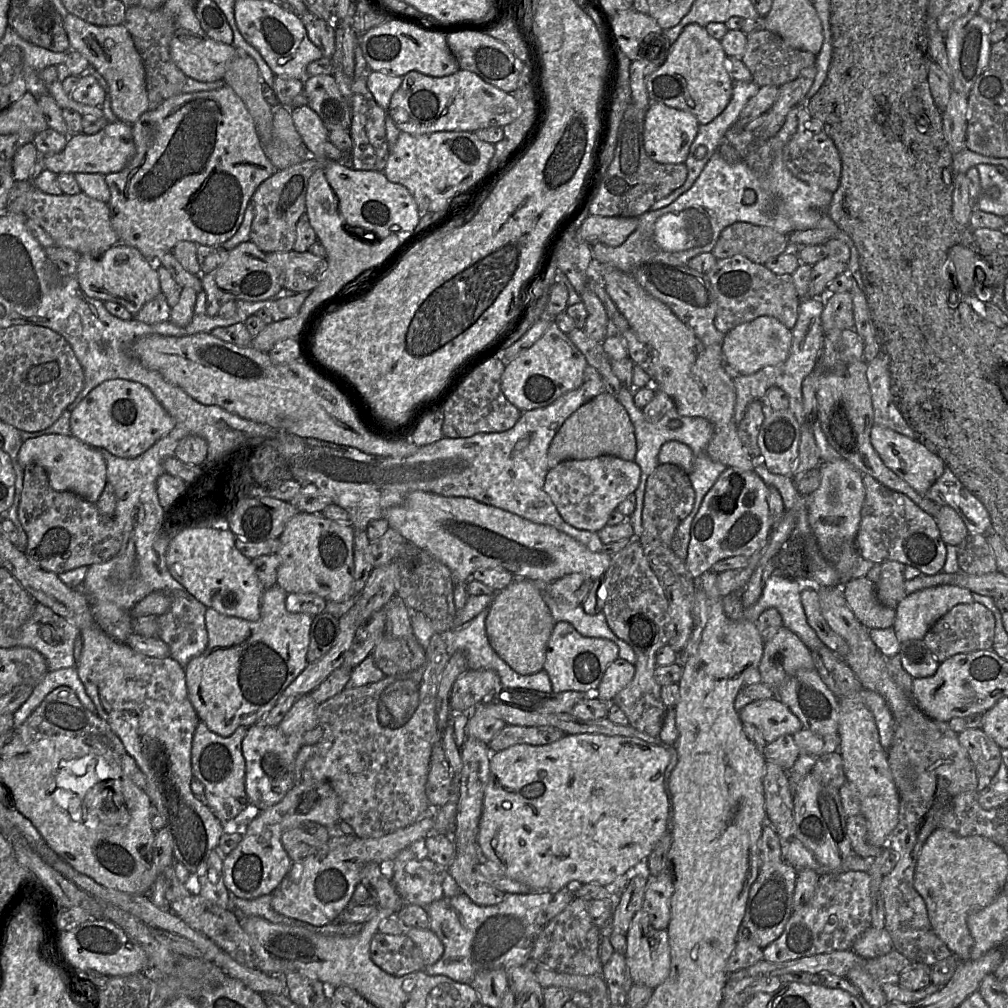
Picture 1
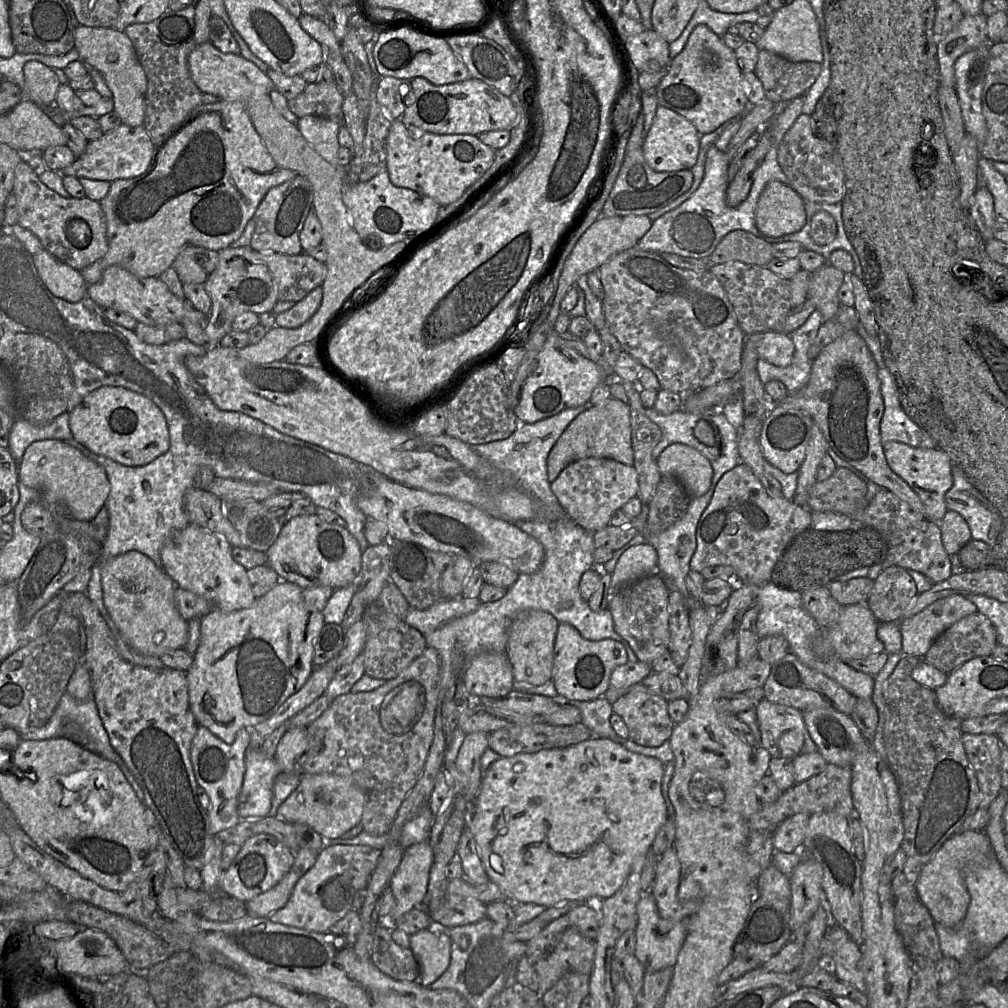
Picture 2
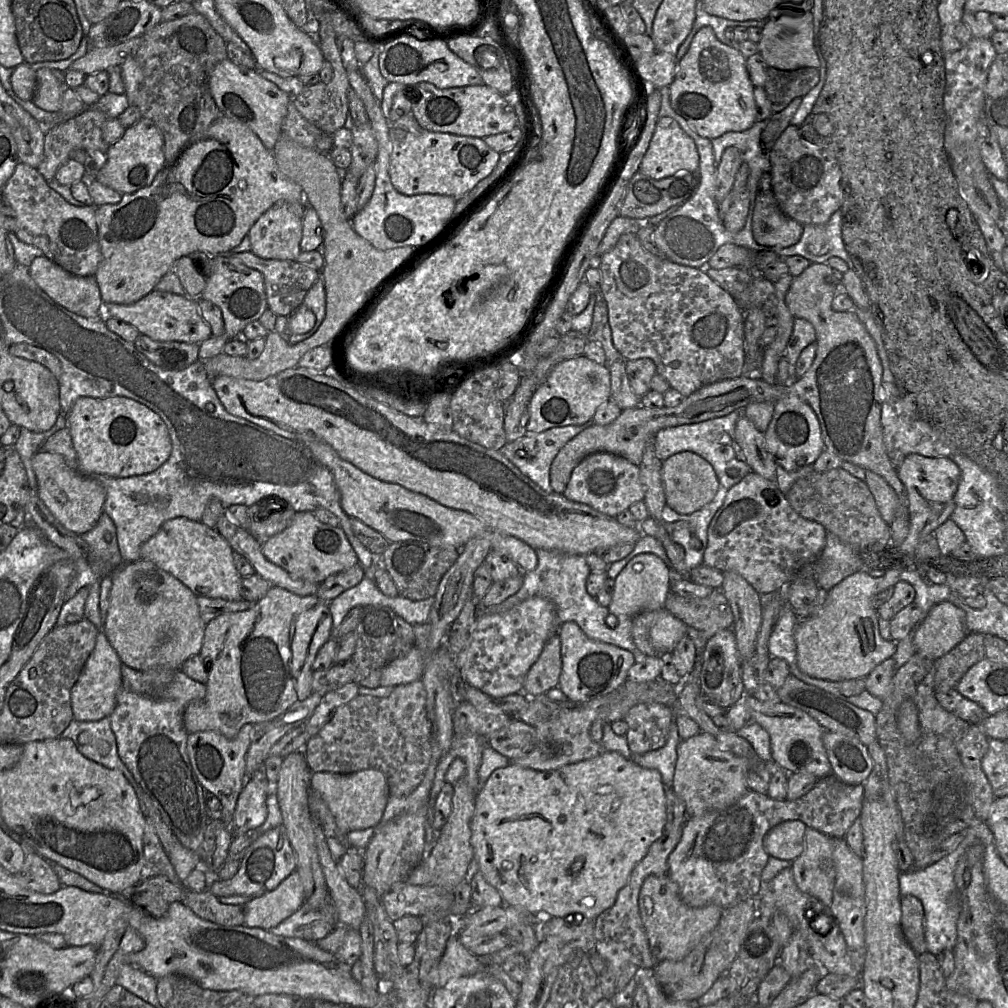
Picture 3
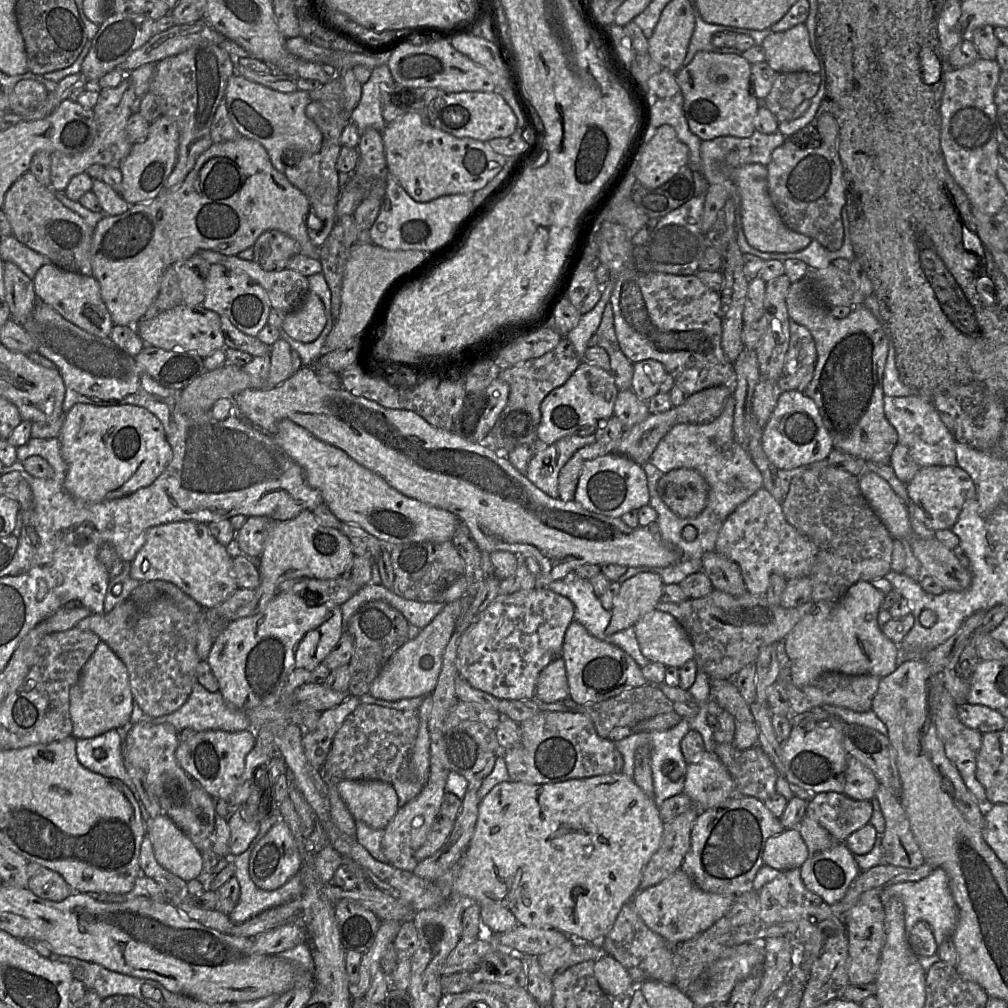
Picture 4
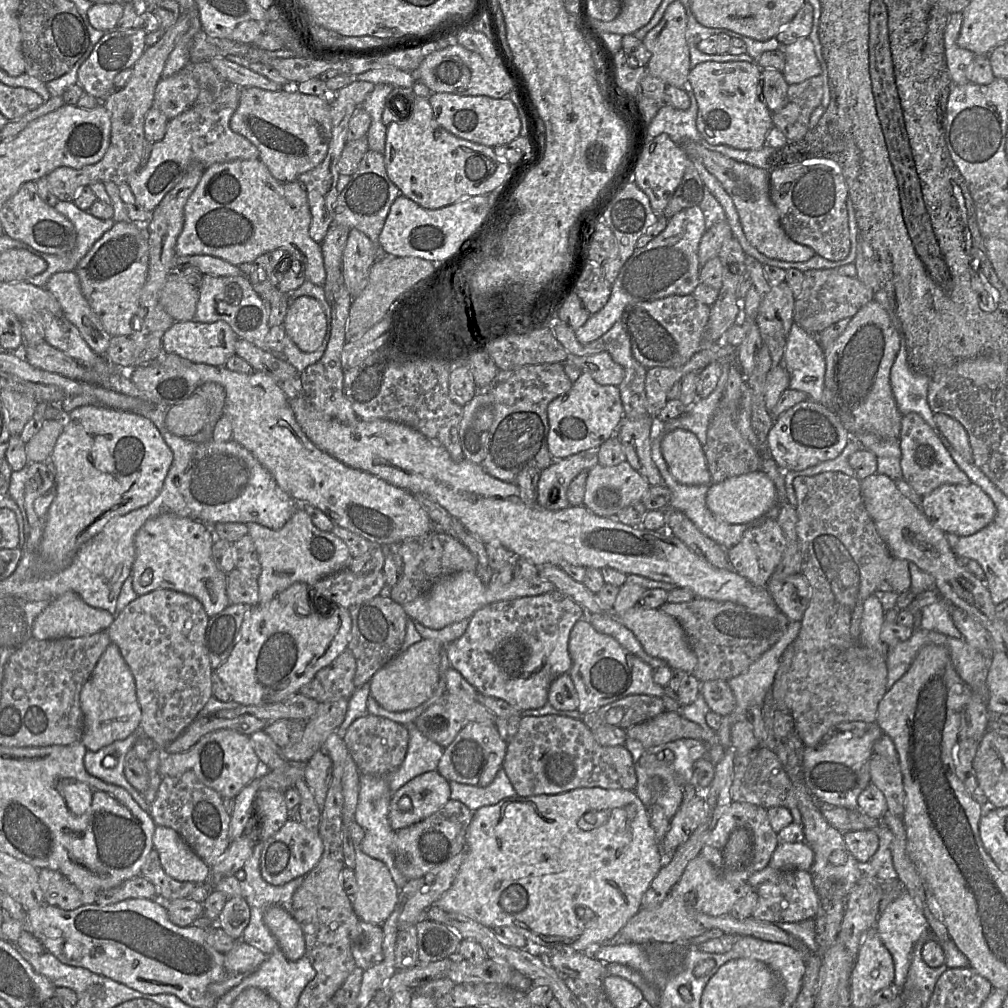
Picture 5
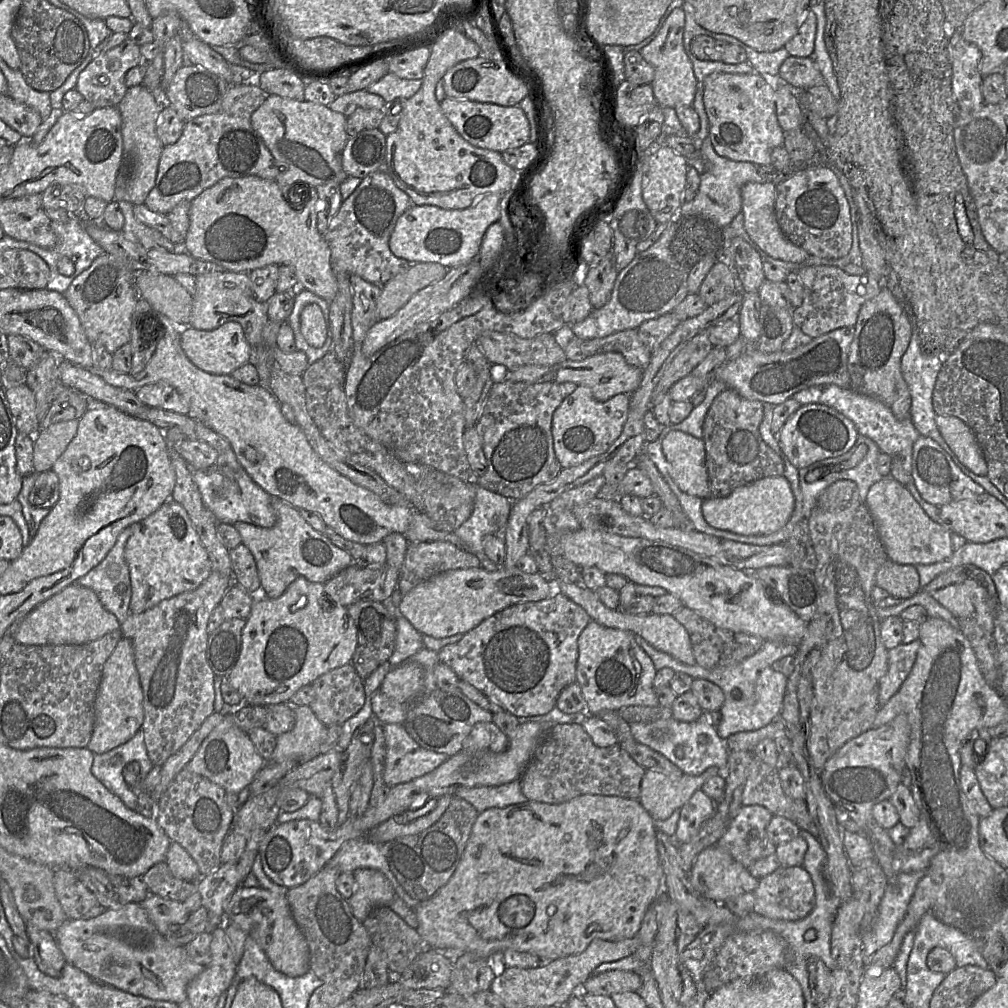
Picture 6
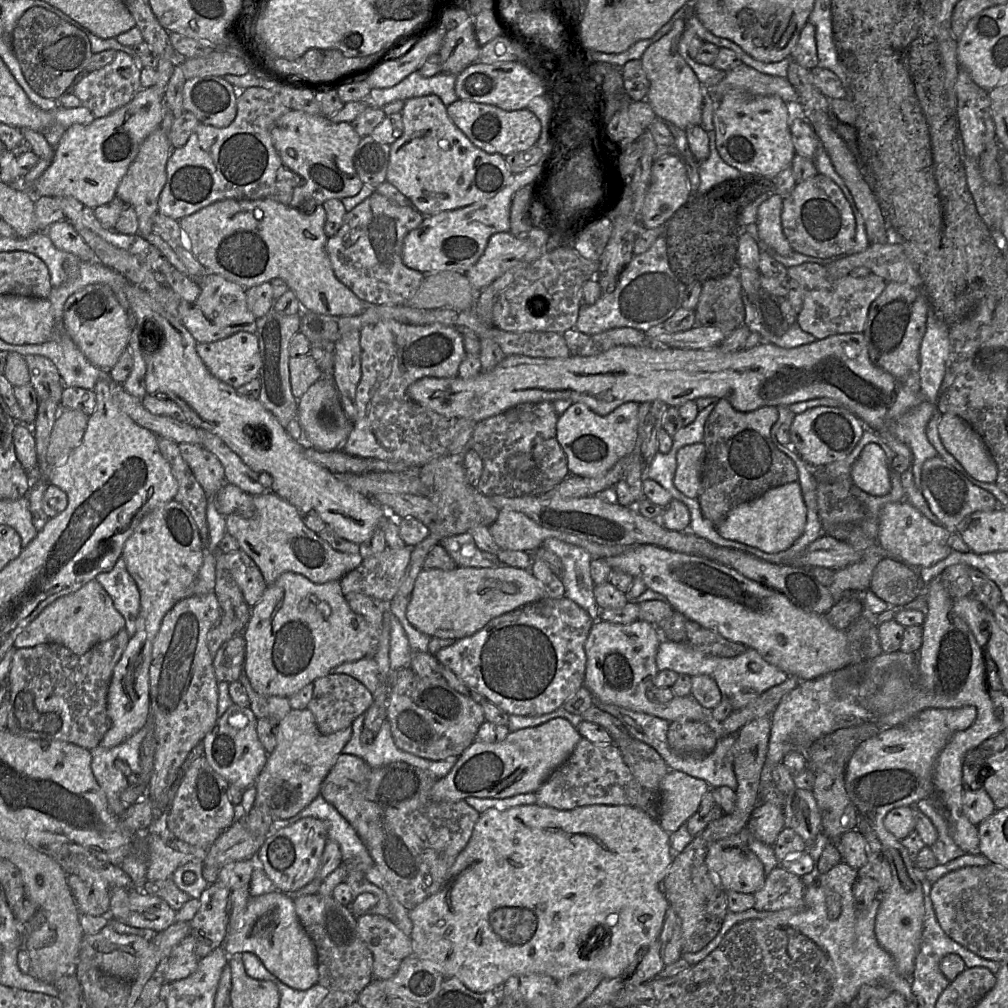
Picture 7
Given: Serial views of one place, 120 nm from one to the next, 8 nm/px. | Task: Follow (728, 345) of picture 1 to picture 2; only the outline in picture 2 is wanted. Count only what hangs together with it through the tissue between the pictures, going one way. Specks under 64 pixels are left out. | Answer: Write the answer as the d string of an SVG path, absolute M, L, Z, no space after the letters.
M766 331L746 335L746 340L753 342L759 359L764 359L775 366L786 367L792 360L794 344L790 334Z

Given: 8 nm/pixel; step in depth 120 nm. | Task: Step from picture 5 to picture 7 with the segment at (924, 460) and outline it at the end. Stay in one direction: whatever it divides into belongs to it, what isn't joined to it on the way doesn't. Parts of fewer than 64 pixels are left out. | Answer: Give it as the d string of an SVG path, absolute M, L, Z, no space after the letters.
M940 456L923 463L921 470L921 492L929 508L939 519L940 525L955 533L958 525L975 512L990 511L1000 507L997 499L989 492L970 482L956 468Z

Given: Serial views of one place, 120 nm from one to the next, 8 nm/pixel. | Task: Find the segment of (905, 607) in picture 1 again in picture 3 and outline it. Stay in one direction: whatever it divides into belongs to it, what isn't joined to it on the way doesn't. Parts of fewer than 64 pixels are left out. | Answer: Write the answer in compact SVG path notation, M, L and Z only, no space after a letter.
M949 601L934 605L914 630L915 654L936 660L967 635L965 612Z

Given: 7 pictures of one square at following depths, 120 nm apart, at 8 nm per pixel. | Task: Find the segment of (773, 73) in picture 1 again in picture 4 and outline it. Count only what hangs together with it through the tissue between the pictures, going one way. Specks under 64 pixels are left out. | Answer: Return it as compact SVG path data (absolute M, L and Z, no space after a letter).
M794 71L778 73L771 91L762 102L779 122L793 119L795 109L819 90L820 73Z

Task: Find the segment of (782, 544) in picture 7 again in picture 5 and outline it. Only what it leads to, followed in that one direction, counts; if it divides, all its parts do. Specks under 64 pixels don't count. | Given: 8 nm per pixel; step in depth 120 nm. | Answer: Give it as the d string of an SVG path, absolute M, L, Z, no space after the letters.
M757 471L711 484L706 494L708 509L730 524L749 523L765 516L776 504L776 488L765 472Z

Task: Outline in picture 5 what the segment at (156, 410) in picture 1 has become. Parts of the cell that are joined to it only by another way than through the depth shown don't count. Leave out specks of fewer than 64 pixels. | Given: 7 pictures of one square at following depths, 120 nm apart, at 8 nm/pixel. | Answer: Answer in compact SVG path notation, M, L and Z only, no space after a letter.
M82 406L66 415L65 426L51 460L56 468L56 496L47 513L35 575L51 575L66 569L79 548L100 533L111 519L151 503L163 487L173 453L148 418L104 407Z

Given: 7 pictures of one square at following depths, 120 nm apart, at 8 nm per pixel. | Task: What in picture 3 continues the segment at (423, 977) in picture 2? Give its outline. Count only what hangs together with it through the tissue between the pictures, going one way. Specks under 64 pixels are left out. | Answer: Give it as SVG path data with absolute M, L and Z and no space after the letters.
M451 936L439 963L426 976L426 985L443 987L452 978L471 976L484 969L479 957L471 954L459 941Z

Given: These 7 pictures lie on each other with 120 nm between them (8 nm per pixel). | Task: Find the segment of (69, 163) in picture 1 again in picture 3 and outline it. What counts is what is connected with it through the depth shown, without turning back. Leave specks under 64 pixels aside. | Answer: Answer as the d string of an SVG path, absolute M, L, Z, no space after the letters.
M146 118L126 128L124 135L109 146L106 155L107 161L94 179L121 194L134 193L151 185L155 176L166 167L163 134L152 120Z

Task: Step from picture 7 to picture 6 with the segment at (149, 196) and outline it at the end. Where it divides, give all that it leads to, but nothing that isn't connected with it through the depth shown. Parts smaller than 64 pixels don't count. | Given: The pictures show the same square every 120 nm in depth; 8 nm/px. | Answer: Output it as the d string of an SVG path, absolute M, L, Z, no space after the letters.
M144 85L129 87L117 105L121 114L121 132L123 137L123 171L122 180L115 189L113 201L121 200L133 205L144 204L155 185L160 156L163 150L162 142L157 135L157 119L163 109L157 104L157 99Z

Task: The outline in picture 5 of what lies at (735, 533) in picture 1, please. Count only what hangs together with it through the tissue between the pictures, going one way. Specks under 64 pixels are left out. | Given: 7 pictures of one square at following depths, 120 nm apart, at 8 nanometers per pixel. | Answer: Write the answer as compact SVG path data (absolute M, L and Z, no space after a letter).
M767 518L762 525L747 529L738 543L726 550L726 555L731 569L753 585L766 587L785 547L778 522Z

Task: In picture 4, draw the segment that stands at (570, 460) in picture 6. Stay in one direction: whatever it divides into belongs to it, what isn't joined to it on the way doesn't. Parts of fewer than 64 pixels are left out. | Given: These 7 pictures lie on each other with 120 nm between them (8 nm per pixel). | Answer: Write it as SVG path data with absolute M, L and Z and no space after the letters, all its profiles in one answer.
M582 361L570 378L552 390L542 401L541 421L537 429L538 439L551 445L567 436L594 435L599 428L599 421L608 420L614 415L618 392L615 381L608 371Z

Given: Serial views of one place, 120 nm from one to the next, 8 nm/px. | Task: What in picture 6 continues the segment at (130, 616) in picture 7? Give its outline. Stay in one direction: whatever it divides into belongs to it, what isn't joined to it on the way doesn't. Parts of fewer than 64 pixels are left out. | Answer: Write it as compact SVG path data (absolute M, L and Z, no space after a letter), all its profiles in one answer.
M132 527L125 528L106 557L75 583L95 592L103 607L123 623L130 613L131 581L124 559L126 541Z

